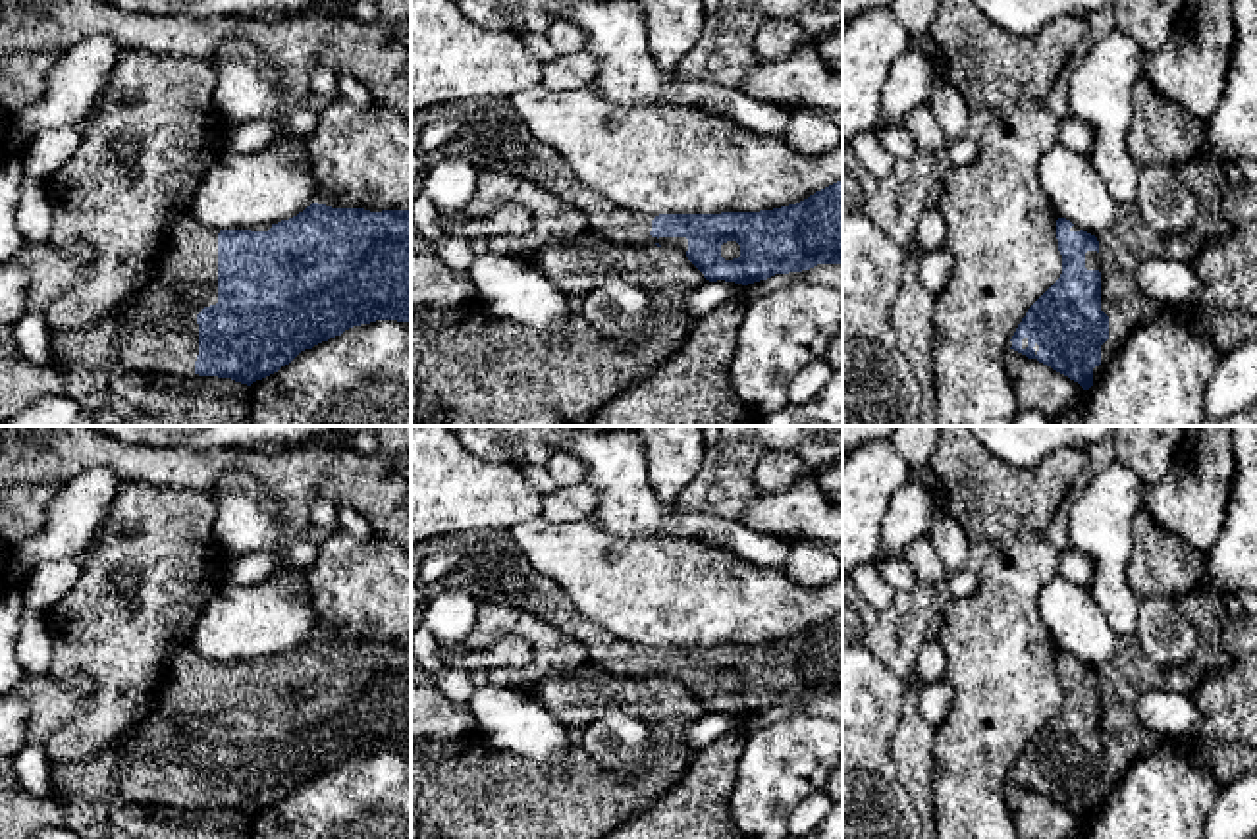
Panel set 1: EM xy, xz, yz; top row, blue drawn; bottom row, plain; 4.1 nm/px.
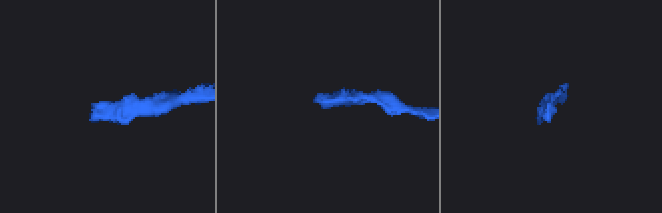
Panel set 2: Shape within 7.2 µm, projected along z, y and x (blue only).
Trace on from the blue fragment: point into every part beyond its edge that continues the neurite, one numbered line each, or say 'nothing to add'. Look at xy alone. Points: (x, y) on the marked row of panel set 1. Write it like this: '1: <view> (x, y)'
1: xy (157, 332)

